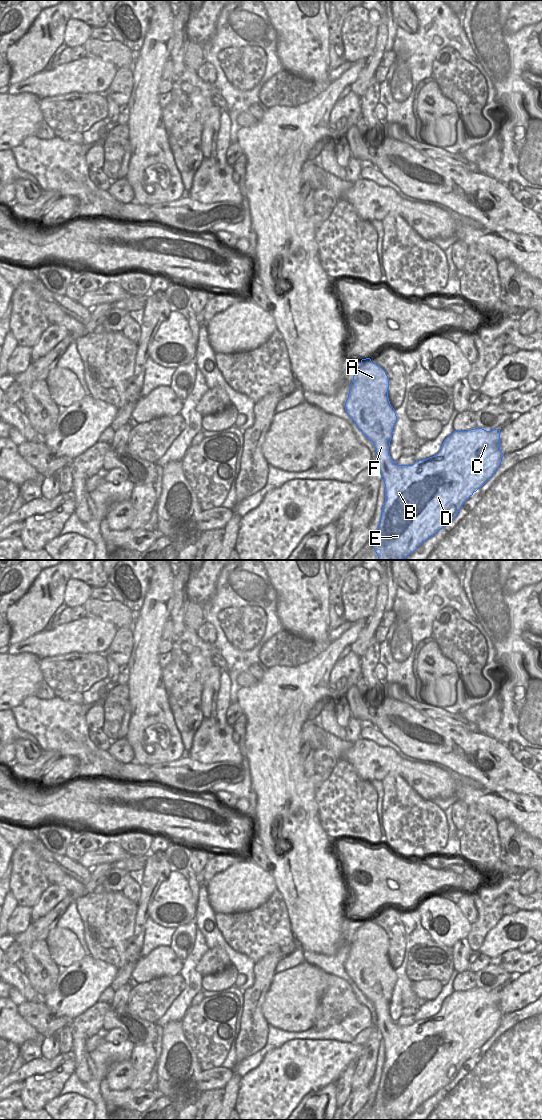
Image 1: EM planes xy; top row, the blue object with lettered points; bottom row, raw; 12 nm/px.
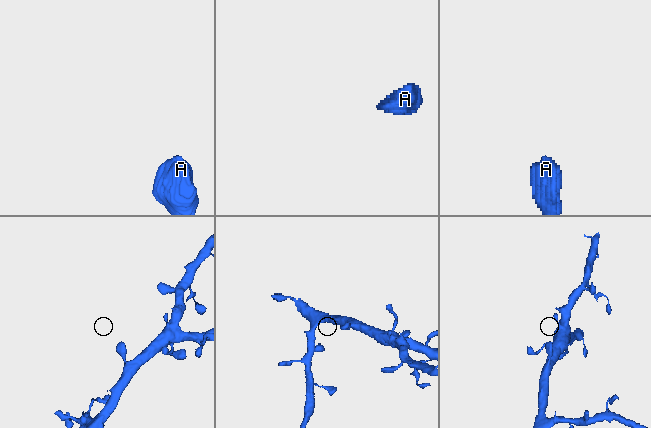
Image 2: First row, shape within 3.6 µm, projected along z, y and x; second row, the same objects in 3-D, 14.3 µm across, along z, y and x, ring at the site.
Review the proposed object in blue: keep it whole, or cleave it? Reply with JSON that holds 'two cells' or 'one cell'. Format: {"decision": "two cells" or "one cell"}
{"decision": "one cell"}

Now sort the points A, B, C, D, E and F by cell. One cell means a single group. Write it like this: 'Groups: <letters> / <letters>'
Groups: A B C D E F

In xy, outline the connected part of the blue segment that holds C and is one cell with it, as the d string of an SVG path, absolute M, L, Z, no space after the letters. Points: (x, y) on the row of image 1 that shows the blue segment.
M370 358L362 359L361 363L353 376L345 410L357 428L373 443L377 468L385 484L385 502L373 548L378 560L403 560L448 525L465 501L494 475L504 456L500 450L500 429L486 431L477 427L454 431L444 440L436 455L412 465L398 465L389 454L397 416L388 398L388 376Z

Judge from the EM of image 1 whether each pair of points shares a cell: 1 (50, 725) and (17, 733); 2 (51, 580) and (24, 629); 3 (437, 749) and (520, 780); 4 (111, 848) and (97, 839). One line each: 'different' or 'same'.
1: different
2: same
3: same
4: different

